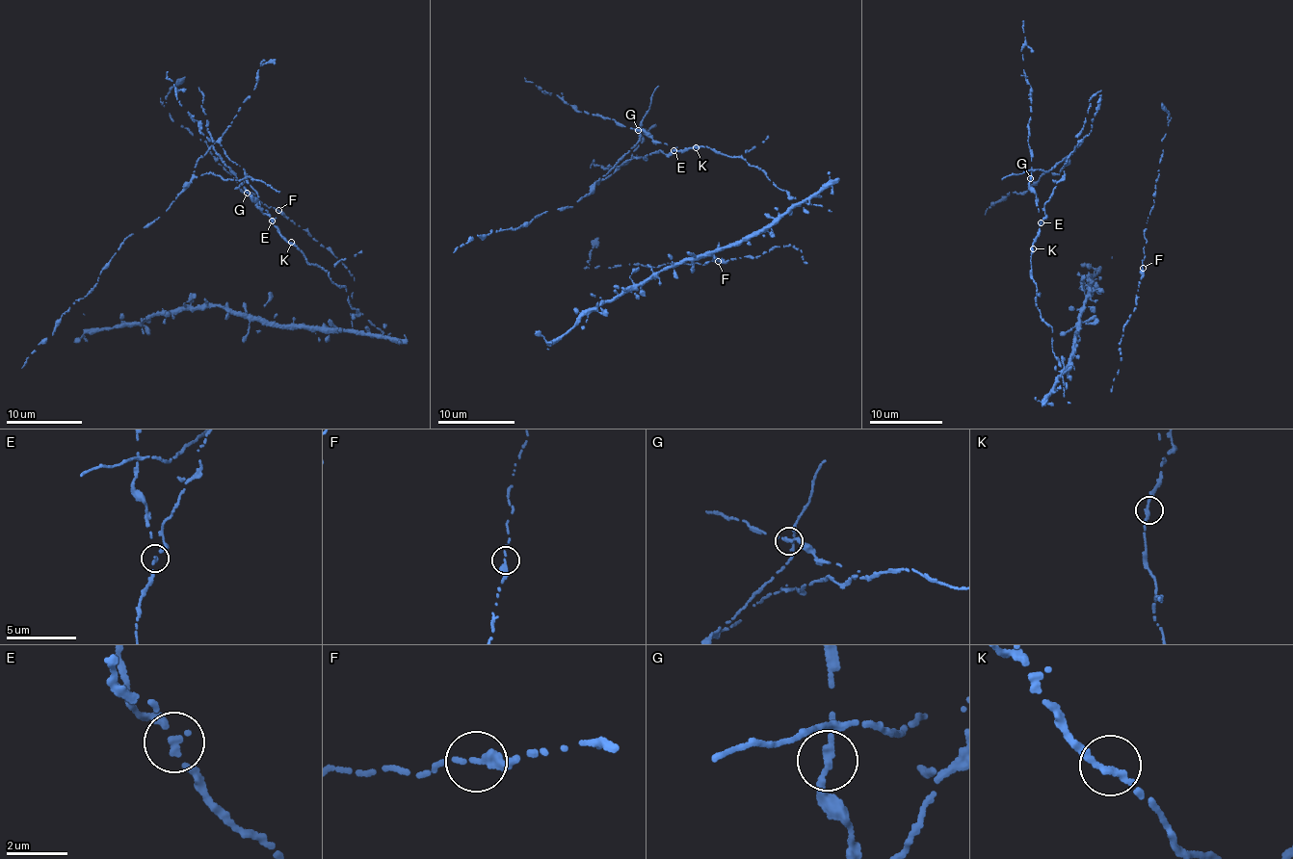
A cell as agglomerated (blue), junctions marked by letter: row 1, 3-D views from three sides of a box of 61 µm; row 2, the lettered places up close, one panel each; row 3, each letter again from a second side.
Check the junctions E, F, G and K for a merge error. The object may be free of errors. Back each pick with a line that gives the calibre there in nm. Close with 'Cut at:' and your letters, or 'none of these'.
E: calibre 240 nm
Cut at: E

